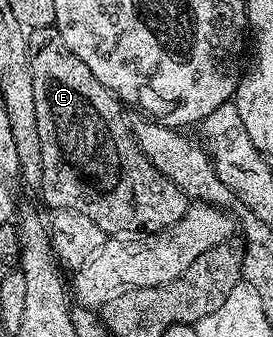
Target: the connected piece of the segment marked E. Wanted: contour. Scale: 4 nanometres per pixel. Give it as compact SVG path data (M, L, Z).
M53 25L35 29L29 34L32 95L36 99L36 127L40 131L42 156L42 201L47 210L71 209L88 215L100 231L108 235L134 235L139 231L160 232L178 222L188 206L188 198L176 183L172 183L144 155L134 138L131 122L122 118L123 102L119 101L72 51Z

